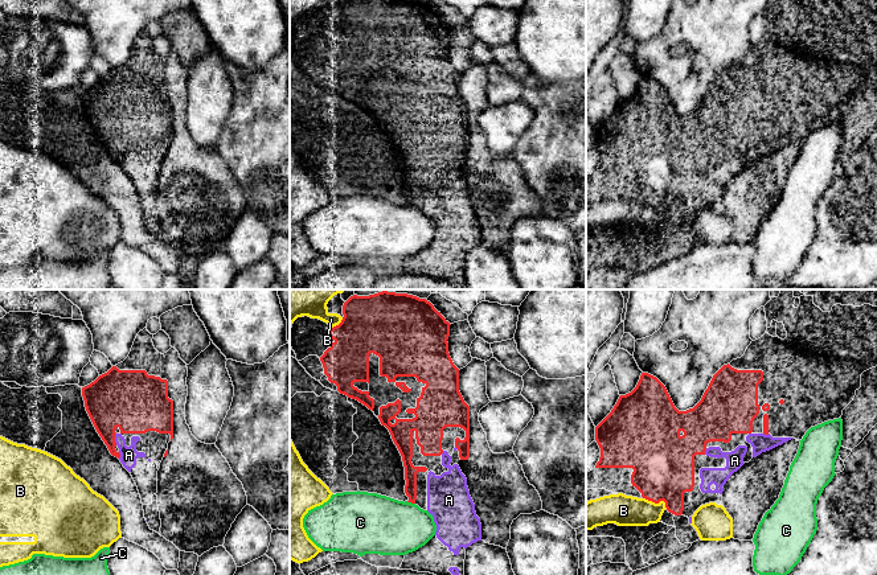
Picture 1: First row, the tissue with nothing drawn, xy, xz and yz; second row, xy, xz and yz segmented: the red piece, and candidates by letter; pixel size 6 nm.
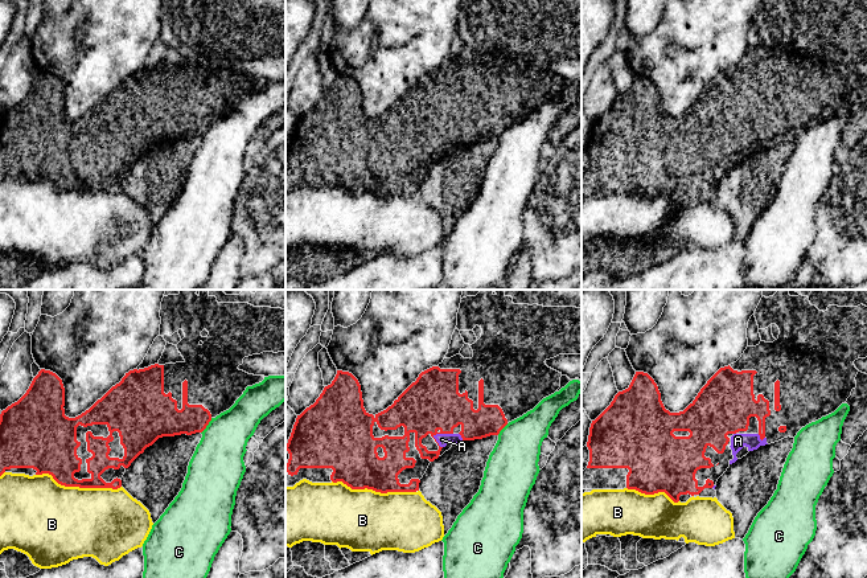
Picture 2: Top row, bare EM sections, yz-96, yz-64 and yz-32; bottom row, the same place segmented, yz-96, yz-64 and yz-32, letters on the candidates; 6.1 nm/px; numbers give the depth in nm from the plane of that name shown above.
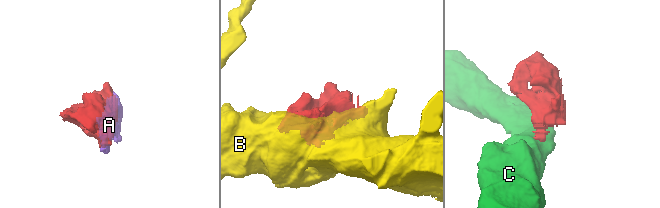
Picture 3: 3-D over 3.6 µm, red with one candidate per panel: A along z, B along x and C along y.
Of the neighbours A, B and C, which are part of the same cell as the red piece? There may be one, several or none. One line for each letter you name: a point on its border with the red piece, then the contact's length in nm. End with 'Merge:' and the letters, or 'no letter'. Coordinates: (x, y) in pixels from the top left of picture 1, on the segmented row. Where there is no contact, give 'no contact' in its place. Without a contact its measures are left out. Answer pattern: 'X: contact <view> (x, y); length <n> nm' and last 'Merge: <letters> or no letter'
A: contact xy (114, 439); length 80 nm
Merge: A

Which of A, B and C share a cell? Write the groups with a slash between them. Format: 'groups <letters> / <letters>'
groups A / B / C

